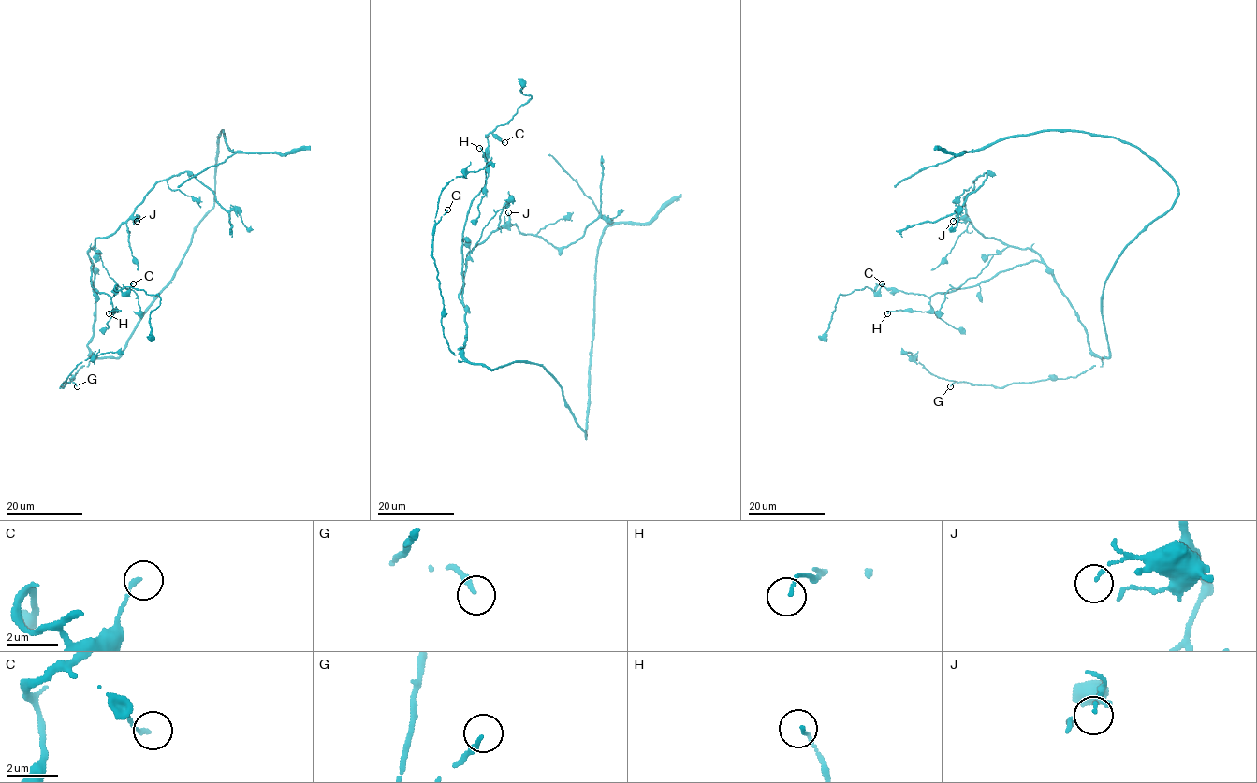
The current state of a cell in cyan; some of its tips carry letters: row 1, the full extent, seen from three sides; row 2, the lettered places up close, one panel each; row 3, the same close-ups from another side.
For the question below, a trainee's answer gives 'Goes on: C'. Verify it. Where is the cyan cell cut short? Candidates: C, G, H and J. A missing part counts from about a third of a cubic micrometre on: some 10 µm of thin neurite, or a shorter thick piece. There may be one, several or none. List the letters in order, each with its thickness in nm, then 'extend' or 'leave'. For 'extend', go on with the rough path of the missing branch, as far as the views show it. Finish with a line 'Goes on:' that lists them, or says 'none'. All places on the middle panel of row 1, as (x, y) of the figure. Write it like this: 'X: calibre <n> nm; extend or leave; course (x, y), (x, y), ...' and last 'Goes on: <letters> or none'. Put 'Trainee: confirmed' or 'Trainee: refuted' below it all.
C: calibre 150 nm; leave
G: calibre 190 nm; extend; course (447, 210), (460, 210)
H: calibre 110 nm; leave
J: calibre 100 nm; leave
Goes on: G
Trainee: refuted

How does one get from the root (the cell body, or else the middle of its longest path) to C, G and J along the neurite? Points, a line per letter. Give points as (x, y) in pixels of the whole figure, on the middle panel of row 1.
C: (514, 362), (489, 369), (471, 364), (459, 349), (466, 335), (463, 229), (485, 183), (486, 137), (504, 142)
G: (514, 362), (495, 369), (460, 362), (443, 336), (443, 299), (432, 256), (432, 230), (447, 210)
J: (514, 362), (489, 369), (471, 364), (459, 349), (466, 335), (460, 293), (467, 254), (509, 219), (508, 212)

